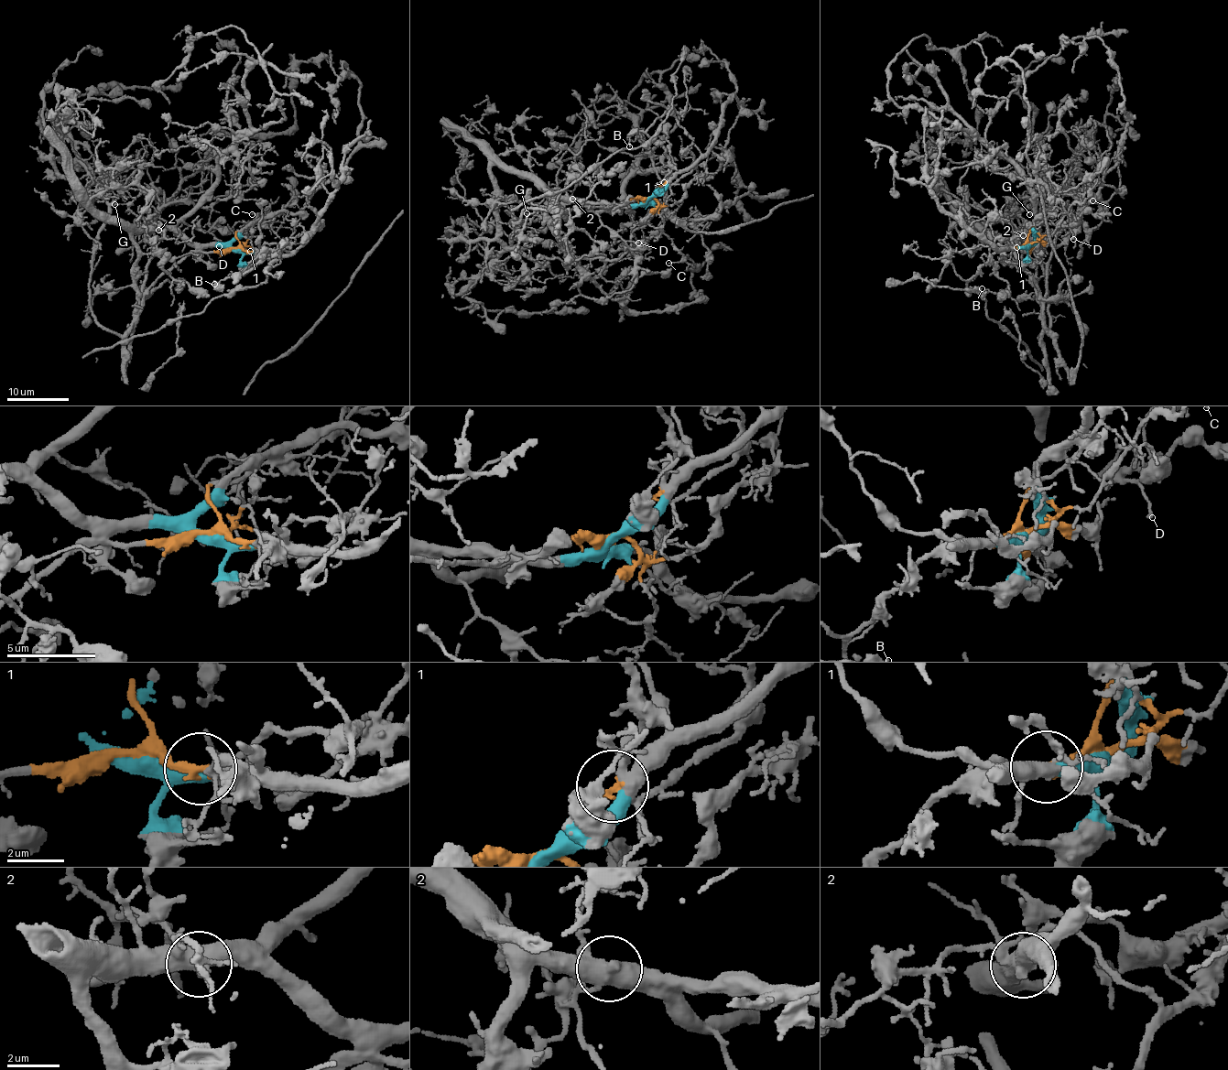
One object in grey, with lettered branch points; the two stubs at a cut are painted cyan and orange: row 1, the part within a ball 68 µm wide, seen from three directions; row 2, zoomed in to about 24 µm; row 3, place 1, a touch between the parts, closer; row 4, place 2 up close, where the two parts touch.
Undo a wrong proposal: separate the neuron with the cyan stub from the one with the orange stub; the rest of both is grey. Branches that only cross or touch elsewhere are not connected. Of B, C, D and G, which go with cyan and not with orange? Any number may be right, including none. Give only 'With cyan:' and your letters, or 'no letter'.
With cyan: D, G

